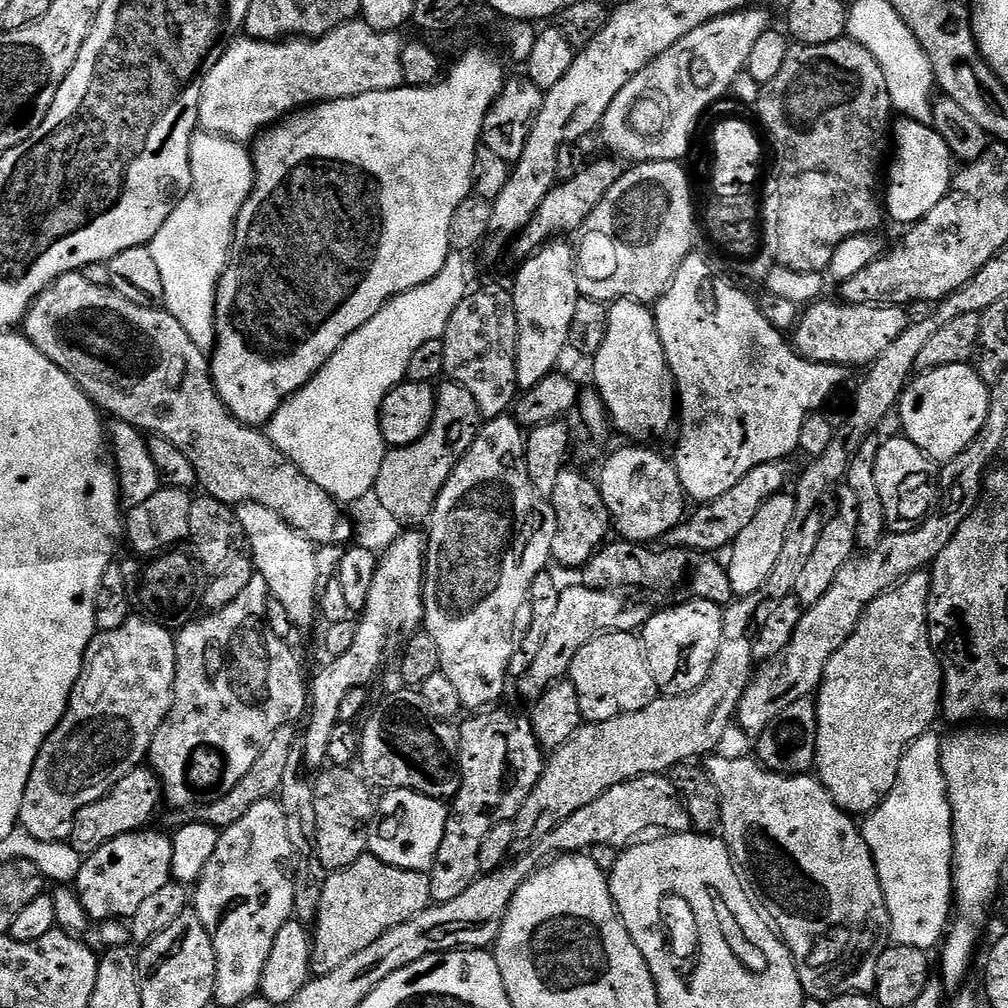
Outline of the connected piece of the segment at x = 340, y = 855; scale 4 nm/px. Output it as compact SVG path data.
M328 766L315 777L312 793L314 794L315 817L317 819L318 856L329 873L358 862L368 852L368 832L376 819L377 801L372 800L373 789L359 771L348 766Z

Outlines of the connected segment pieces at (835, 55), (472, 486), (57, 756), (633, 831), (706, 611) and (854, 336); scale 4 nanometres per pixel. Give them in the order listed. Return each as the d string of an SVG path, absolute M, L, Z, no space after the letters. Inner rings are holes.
M851 38L826 42L822 46L793 43L786 54L786 63L774 77L774 82L761 84L760 97L754 105L754 112L760 119L759 127L764 127L772 135L772 152L776 155L776 173L769 178L768 185L764 188L764 200L762 196L762 232L766 240L772 243L772 252L776 255L775 263L781 268L789 268L795 272L824 272L831 265L834 254L838 246L842 246L842 242L855 236L875 233L875 228L886 220L885 201L882 199L882 169L890 152L894 109L890 102L890 90L886 90L886 77L882 74L882 66L874 62L874 54L870 54L866 46Z
M508 414L491 417L481 427L472 445L457 460L456 469L452 471L446 486L442 486L442 490L438 494L436 505L430 517L430 523L426 528L428 559L424 564L424 623L422 628L423 631L428 633L430 638L434 638L434 646L438 646L440 670L446 678L450 678L450 683L454 685L454 690L458 690L458 698L461 705L465 709L472 708L468 710L491 709L495 705L492 703L503 694L504 683L510 680L508 664L518 647L517 637L512 637L516 632L516 615L519 614L520 607L523 604L525 607L537 576L549 567L548 564L552 560L552 543L556 537L556 515L551 503L545 497L540 496L538 490L534 490L534 482L530 482L528 463L526 462L527 449L525 429L521 428L517 420Z
M130 618L122 626L118 626L118 630L97 631L84 655L84 665L68 699L68 708L56 729L45 740L32 767L30 778L26 782L26 790L20 807L19 827L30 830L30 834L34 834L34 838L42 838L42 842L67 841L72 835L72 819L78 814L78 810L82 810L82 806L90 806L90 802L98 802L98 798L102 798L115 784L122 782L122 778L126 778L130 770L141 767L148 760L148 751L154 742L154 734L158 734L160 727L166 723L168 712L172 709L172 691L176 681L176 642L177 637L165 625L143 618Z
M667 775L639 776L606 790L602 798L590 802L590 806L582 806L582 810L570 814L566 822L550 830L550 834L536 845L534 852L543 858L552 858L557 854L584 854L594 846L623 850L639 841L647 828L664 828L660 830L668 834L687 832L692 828L684 798Z
M688 598L685 604L676 604L645 619L642 625L644 653L646 662L650 662L650 674L654 674L657 693L684 696L706 682L710 666L714 666L714 658L722 646L723 621L721 605L695 598Z
M821 298L803 309L794 329L794 347L810 362L819 364L853 364L859 370L867 369L906 330L910 323L909 309L894 304L854 306ZM796 335L796 336L795 336Z

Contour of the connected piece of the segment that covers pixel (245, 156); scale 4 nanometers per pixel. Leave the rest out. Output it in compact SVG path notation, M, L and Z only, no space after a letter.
M197 130L192 135L190 162L192 188L176 205L162 230L154 234L150 249L165 290L163 307L174 318L178 318L178 322L182 322L182 330L186 330L186 334L190 334L190 339L208 354L216 347L216 288L220 284L225 268L228 267L232 238L236 234L236 219L252 192L254 169L252 153L241 141L229 140L227 136L203 130Z

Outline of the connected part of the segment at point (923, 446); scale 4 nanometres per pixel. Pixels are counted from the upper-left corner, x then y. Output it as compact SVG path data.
M971 363L951 364L917 375L905 388L898 405L903 435L932 460L947 462L958 458L978 438L978 430L982 430L990 410L991 397L989 385Z

